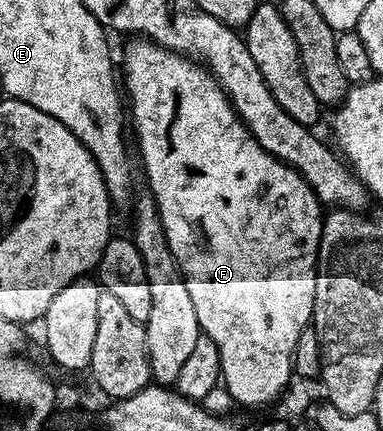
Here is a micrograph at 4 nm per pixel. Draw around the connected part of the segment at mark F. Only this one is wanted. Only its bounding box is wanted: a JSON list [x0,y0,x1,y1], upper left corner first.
[120,36,323,407]

